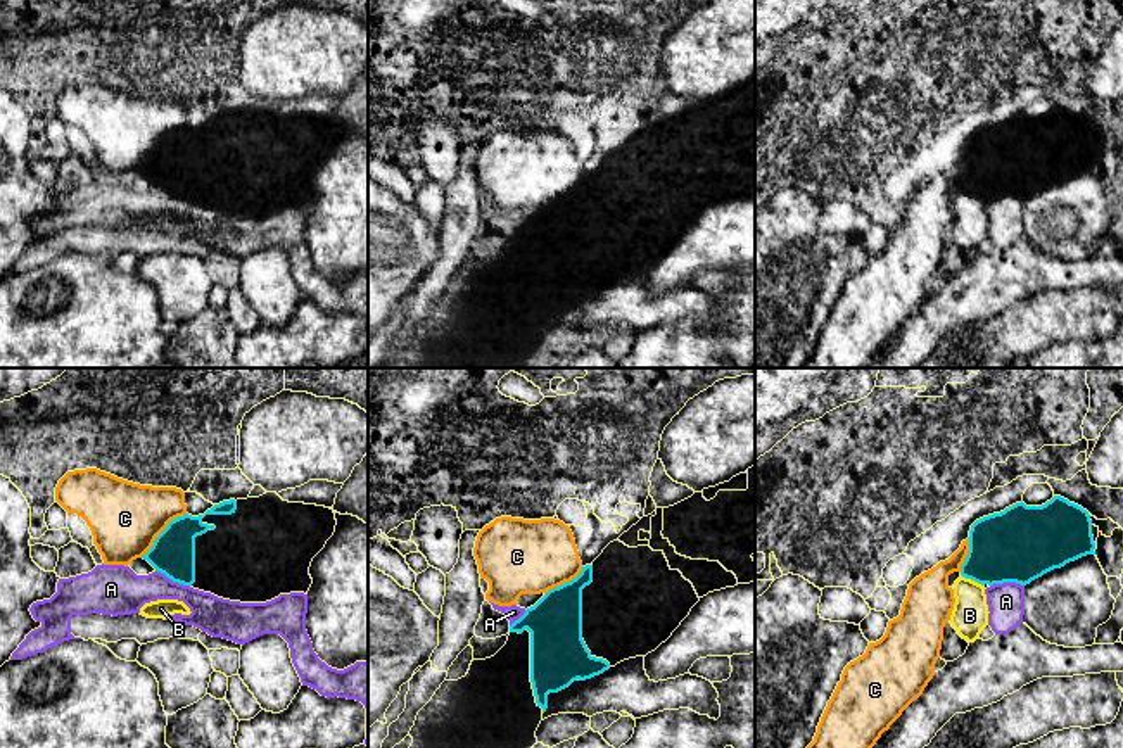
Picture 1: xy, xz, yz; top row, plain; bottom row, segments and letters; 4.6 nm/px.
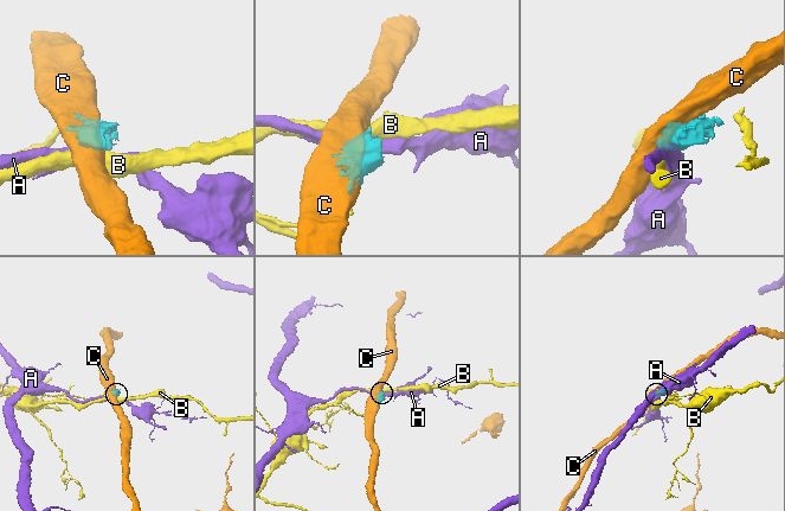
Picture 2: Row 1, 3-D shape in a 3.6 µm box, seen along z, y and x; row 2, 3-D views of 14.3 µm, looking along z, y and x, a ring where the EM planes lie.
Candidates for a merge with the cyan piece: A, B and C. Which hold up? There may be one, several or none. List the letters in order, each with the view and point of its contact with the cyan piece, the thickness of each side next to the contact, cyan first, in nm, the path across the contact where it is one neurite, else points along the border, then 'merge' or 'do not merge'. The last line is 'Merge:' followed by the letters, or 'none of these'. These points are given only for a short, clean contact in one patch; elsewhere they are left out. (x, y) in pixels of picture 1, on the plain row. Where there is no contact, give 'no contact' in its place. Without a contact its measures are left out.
A: xy (173, 194) | 200/220 nm | along xy (156, 182), (173, 194), (189, 199) | do not merge
B: yz (971, 192) | 340/170 nm | along yz (961, 187), (982, 199) | do not merge
C: xy (161, 145) | 200/340 nm | do not merge
Merge: none of these

